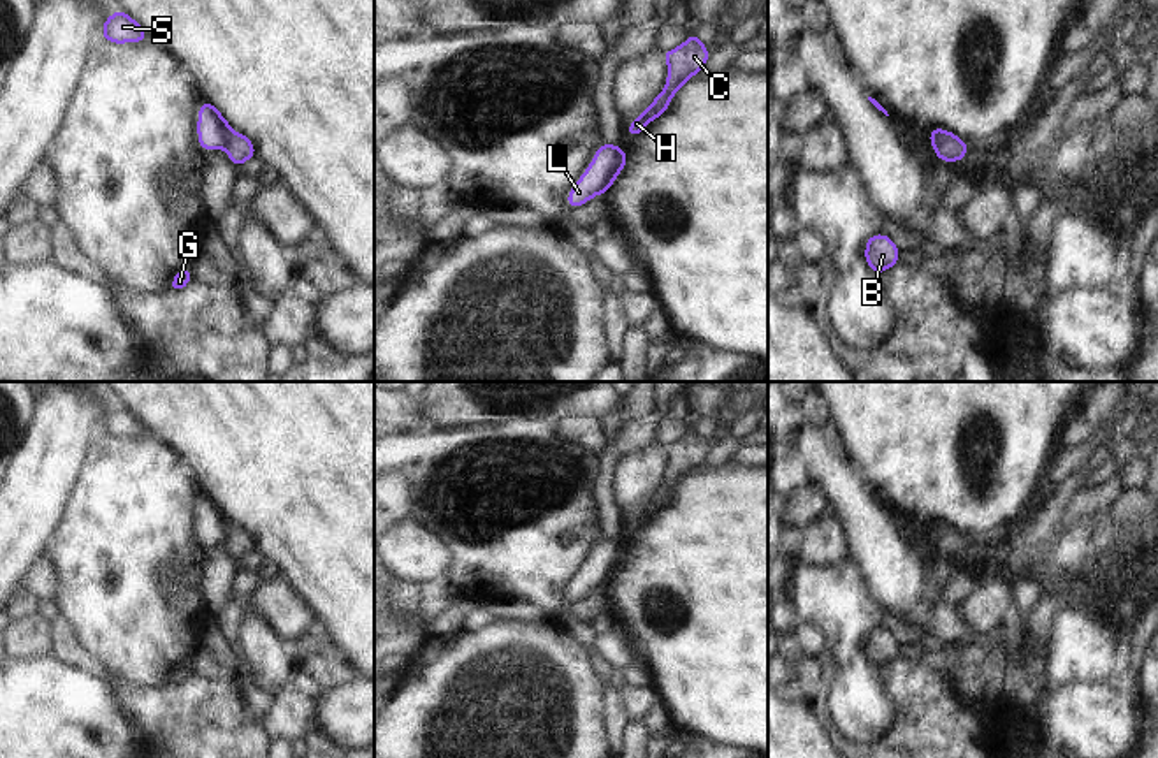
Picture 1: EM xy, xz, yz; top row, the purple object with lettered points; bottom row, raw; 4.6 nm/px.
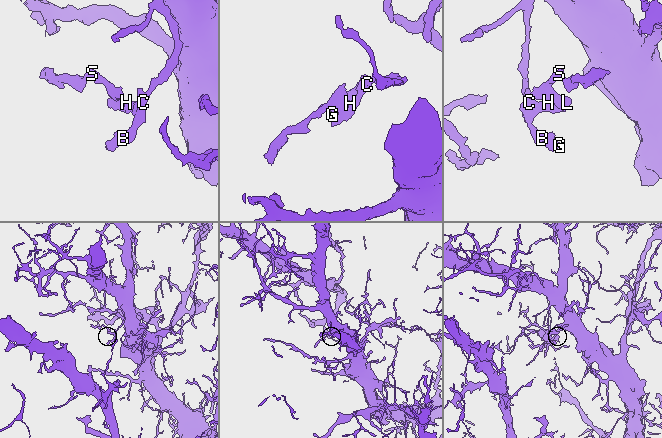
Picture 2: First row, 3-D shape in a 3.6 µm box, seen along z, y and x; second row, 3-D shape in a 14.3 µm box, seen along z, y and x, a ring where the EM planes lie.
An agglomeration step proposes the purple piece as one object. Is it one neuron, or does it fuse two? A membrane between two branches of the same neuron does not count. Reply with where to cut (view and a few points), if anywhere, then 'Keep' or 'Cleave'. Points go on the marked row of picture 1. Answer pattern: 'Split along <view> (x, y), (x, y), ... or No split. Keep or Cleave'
Split along xy (232, 131), (220, 146). Cleave

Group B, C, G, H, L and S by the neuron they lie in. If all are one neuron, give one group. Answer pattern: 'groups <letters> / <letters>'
groups B C G H / L S

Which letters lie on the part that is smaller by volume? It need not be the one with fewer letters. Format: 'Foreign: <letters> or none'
Foreign: L, S

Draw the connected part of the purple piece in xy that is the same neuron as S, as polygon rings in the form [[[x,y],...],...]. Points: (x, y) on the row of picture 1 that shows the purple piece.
[[[118,9],[112,16],[105,19],[102,37],[114,44],[123,44],[141,42],[149,35],[142,30],[137,21],[134,21],[128,14]]]

